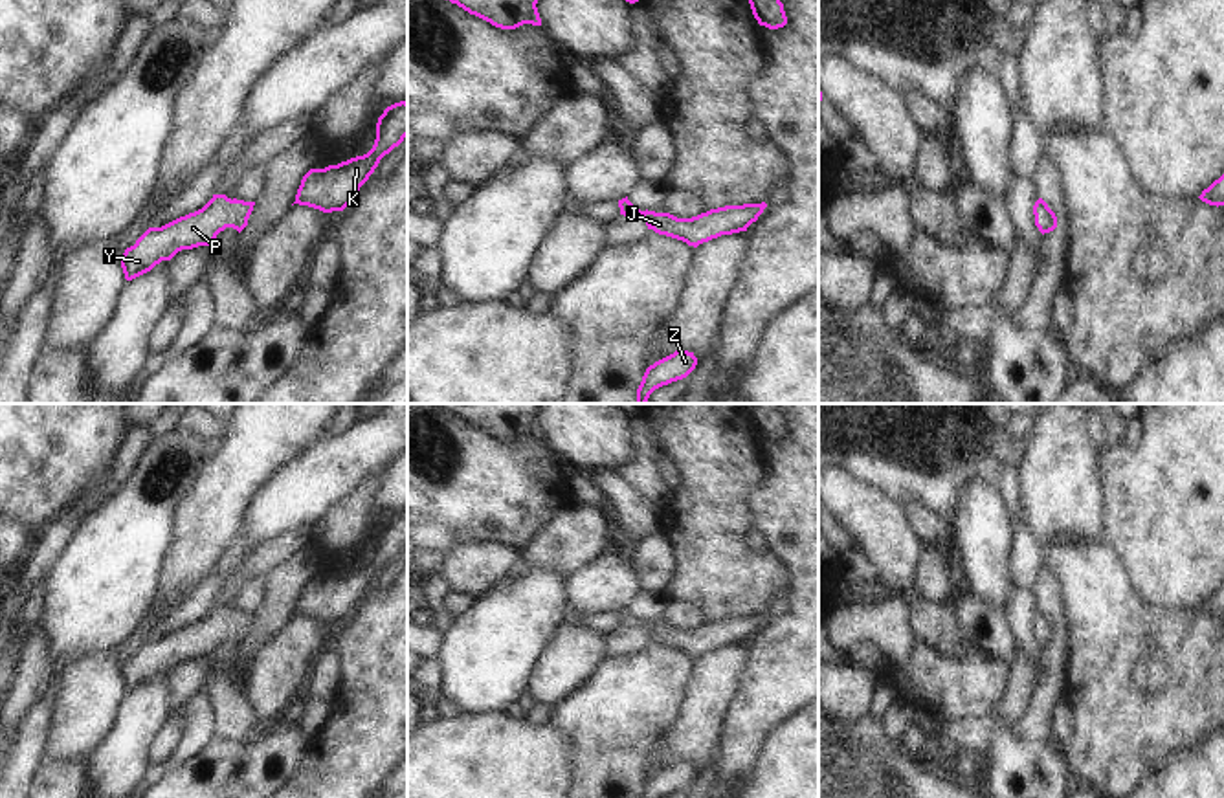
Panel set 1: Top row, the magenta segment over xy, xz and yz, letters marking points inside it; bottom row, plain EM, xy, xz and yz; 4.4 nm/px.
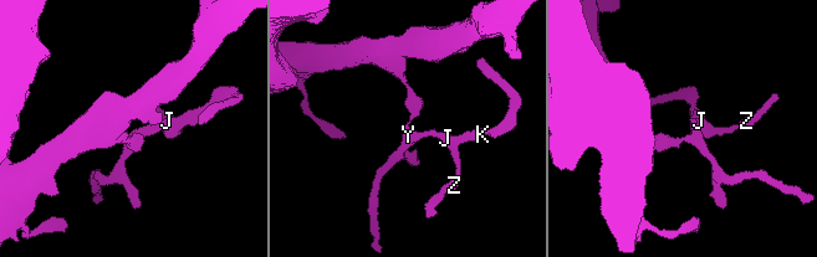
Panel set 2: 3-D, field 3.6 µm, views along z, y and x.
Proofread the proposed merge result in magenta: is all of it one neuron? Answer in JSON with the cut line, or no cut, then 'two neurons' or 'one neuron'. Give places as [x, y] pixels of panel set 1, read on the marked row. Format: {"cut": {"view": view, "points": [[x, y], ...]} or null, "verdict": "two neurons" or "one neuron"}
{"cut": null, "verdict": "one neuron"}

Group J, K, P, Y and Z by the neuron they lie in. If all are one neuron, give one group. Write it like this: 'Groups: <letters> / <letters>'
Groups: J K P Y Z

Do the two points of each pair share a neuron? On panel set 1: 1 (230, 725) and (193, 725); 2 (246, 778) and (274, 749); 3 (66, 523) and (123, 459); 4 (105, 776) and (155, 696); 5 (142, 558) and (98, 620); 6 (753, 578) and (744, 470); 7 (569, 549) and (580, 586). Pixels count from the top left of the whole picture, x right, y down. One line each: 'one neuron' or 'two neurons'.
1: two neurons
2: one neuron
3: one neuron
4: one neuron
5: one neuron
6: one neuron
7: two neurons

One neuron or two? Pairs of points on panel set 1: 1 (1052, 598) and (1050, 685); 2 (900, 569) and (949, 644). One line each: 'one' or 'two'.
1: one
2: one

